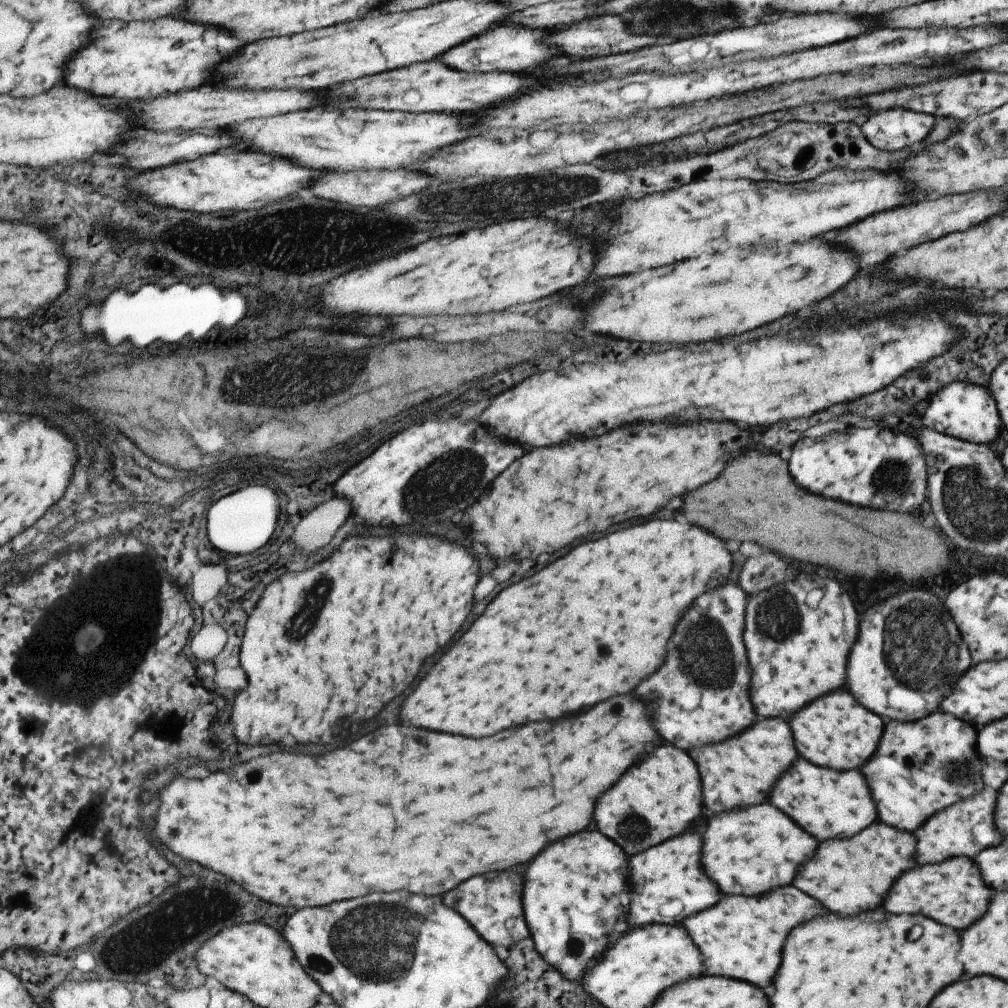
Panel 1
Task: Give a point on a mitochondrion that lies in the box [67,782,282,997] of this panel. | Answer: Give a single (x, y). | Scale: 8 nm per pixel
(118, 960)

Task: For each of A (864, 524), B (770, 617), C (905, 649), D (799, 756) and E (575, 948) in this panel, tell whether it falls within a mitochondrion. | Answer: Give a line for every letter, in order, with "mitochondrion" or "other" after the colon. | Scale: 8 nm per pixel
A: mitochondrion
B: mitochondrion
C: mitochondrion
D: other
E: mitochondrion

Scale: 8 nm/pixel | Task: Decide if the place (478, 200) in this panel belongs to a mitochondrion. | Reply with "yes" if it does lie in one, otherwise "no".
yes

